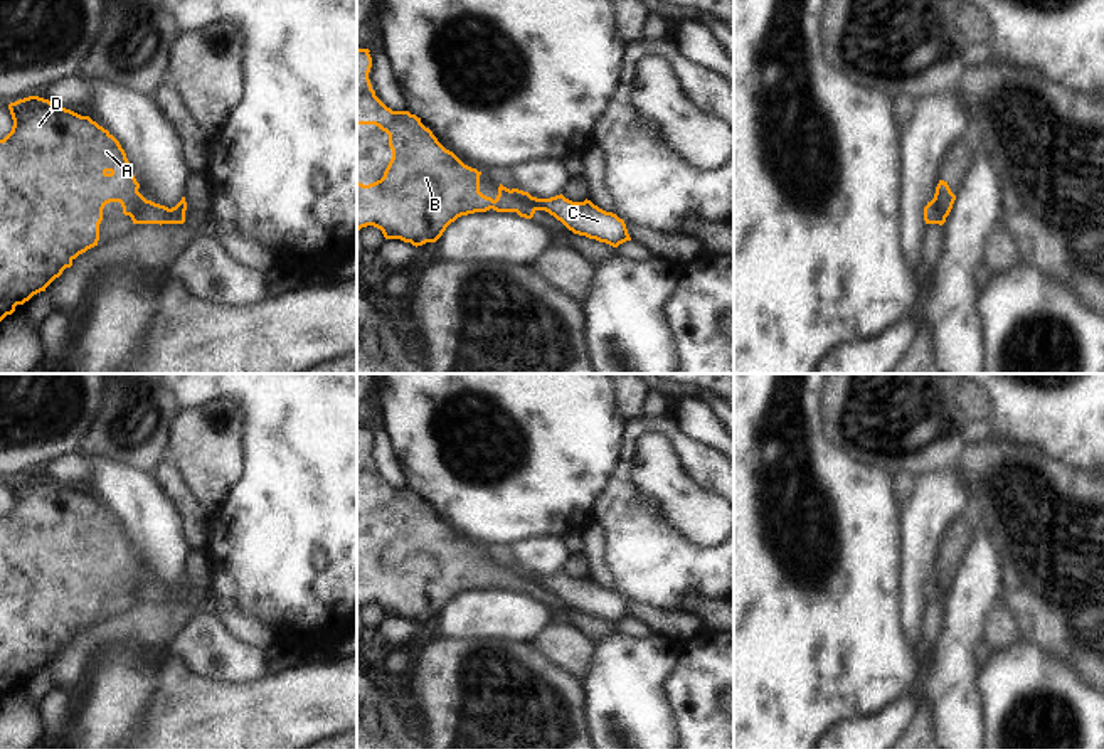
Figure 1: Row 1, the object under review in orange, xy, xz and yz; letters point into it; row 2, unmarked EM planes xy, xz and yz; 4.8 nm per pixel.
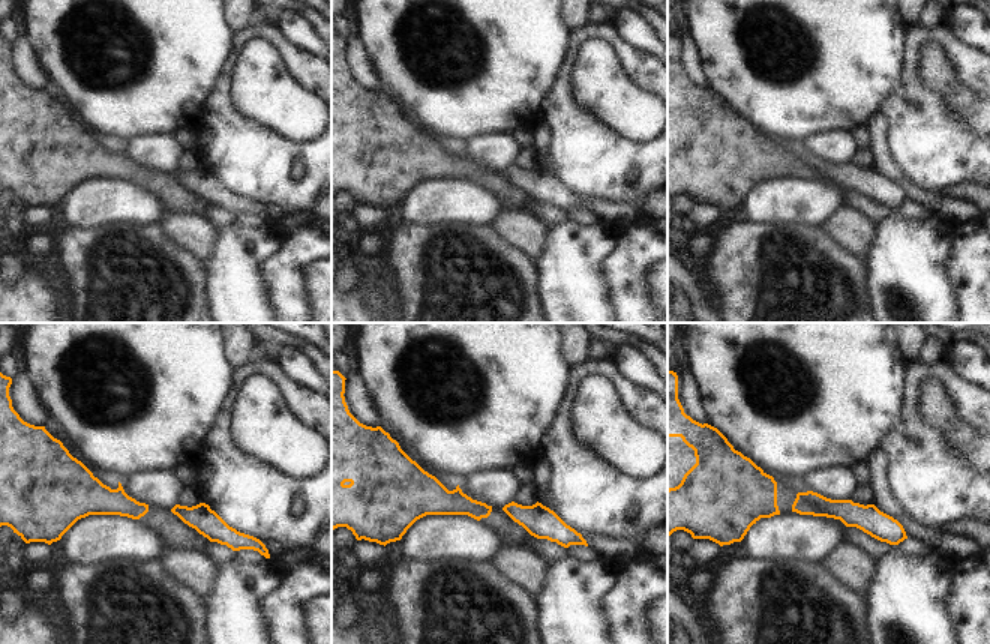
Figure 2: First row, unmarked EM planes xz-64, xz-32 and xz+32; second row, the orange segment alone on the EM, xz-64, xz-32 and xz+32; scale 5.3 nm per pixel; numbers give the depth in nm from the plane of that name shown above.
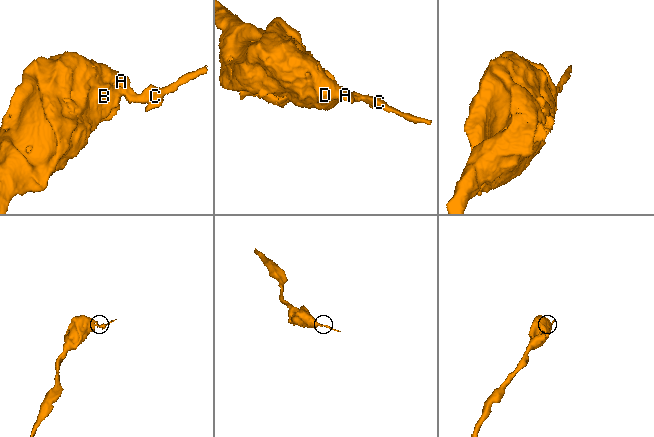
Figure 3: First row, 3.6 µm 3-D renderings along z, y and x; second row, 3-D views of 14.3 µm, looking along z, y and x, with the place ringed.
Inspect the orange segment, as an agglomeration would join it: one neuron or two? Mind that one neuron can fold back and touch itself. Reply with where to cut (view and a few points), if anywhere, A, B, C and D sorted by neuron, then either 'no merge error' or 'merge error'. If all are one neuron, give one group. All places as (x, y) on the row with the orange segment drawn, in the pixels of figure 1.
cut xz (510, 191), (537, 209); groups A B D / C; merge error

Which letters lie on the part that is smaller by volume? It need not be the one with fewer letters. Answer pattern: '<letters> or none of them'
C

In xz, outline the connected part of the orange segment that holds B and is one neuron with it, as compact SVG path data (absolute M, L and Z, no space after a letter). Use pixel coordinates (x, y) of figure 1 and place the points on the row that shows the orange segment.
M357 49L357 125L375 125L389 135L392 158L384 177L374 183L357 182L357 232L374 226L385 239L401 239L412 246L436 242L446 227L461 215L486 212L517 212L532 219L537 207L525 199L517 199L510 189L500 183L493 200L480 192L480 175L476 168L464 165L453 151L446 150L421 118L409 111L392 111L372 89L369 72L372 57L369 49Z

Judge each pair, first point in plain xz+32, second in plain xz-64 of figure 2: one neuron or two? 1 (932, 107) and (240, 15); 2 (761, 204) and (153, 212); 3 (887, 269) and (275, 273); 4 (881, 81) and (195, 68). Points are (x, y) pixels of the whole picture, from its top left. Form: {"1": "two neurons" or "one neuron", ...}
{"1": "two neurons", "2": "one neuron", "3": "two neurons", "4": "one neuron"}

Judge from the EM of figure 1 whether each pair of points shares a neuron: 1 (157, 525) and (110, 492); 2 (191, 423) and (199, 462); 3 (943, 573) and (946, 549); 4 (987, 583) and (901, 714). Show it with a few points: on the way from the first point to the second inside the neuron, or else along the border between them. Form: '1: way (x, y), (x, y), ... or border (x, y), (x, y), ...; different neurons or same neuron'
1: way (145, 514), (122, 492); same neuron
2: way (196, 433), (199, 436), (199, 451); same neuron
3: way (946, 568), (946, 554); same neuron
4: border (924, 677), (921, 690); different neurons

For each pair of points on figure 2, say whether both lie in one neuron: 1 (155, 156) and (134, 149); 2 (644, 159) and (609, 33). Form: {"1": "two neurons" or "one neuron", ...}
{"1": "one neuron", "2": "one neuron"}

